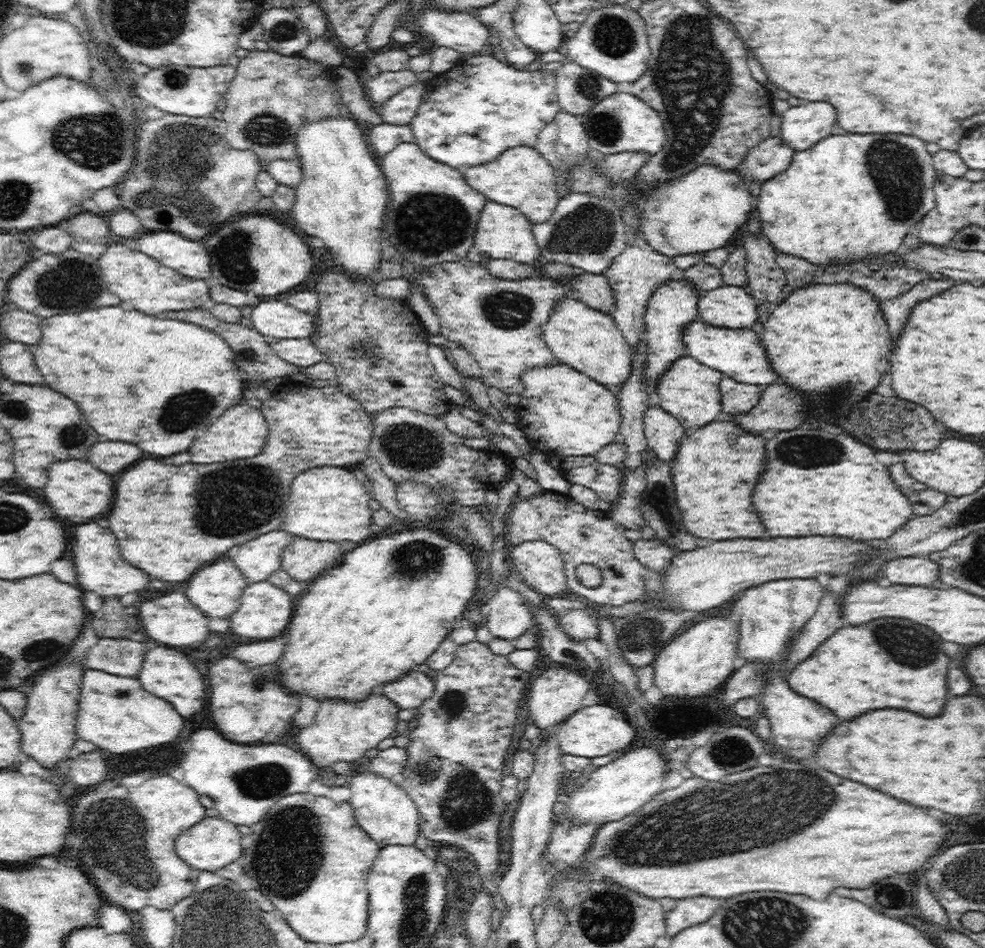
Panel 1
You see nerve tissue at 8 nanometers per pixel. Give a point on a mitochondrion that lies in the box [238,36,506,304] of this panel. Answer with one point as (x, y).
(429, 225)

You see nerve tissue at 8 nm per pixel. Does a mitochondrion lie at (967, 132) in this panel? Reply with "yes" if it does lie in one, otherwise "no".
no

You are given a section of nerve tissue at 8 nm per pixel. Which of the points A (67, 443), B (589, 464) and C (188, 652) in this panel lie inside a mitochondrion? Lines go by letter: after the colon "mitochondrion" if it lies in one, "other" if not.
A: mitochondrion
B: other
C: other

